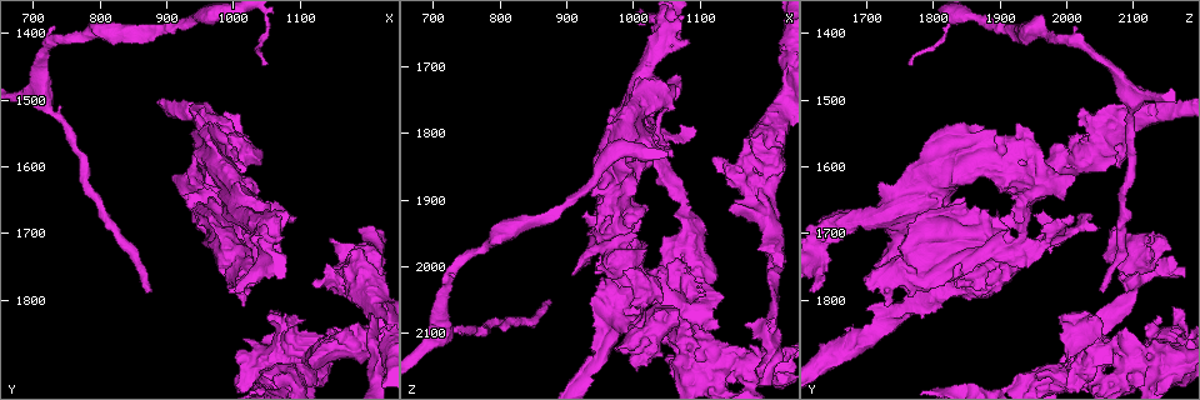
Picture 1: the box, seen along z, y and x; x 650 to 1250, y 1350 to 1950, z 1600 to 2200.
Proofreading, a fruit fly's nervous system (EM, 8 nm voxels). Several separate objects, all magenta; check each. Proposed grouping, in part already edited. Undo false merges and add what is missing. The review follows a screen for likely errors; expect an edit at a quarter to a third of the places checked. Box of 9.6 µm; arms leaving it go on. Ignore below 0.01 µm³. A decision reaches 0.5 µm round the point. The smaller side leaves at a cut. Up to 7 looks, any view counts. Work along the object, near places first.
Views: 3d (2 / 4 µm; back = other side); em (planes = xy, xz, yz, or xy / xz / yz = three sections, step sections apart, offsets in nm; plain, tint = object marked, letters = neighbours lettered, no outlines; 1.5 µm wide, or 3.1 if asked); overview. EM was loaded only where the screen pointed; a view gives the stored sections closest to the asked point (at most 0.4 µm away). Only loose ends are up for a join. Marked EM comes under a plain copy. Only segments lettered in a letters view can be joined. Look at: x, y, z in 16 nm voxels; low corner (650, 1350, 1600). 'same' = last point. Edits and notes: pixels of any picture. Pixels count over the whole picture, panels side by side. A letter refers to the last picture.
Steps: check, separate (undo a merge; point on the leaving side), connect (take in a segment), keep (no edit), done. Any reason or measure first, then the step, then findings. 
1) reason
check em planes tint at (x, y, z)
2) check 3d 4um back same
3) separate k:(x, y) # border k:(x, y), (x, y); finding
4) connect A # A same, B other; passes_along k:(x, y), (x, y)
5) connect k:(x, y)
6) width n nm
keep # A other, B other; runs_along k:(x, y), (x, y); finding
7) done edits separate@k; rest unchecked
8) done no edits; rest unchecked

stops while still wide
check em yz step 4 letters at (975, 1710, 2125)

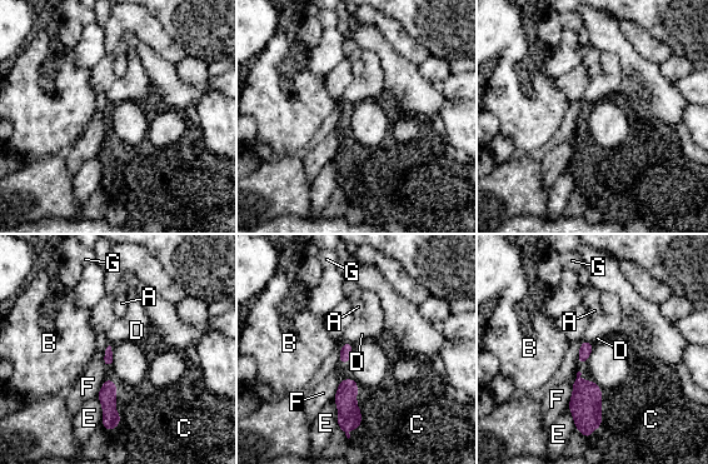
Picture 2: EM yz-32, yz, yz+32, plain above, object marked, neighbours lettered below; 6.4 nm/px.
check em planes letters same

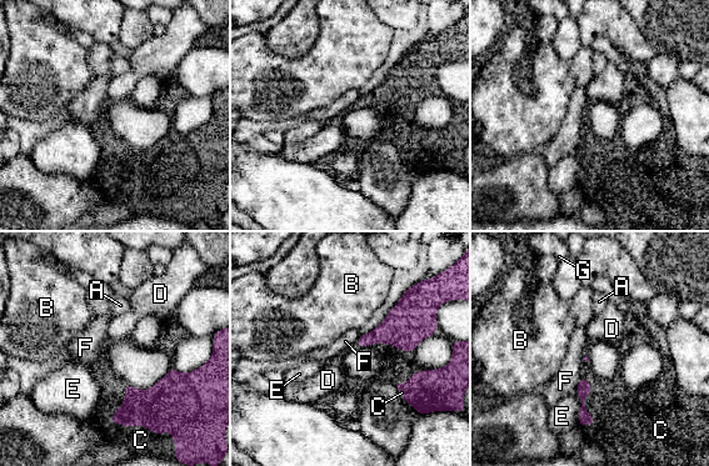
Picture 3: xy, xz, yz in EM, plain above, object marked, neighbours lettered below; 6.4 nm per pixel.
keep # A other, B other, C other, D other, E other, F other, G other; runs_along 3:(180, 376), (154, 400), (113, 420); no lettered segment goes on from it

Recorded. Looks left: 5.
sudden change in width
check em xy step 4 tint at (935, 1620, 1980)

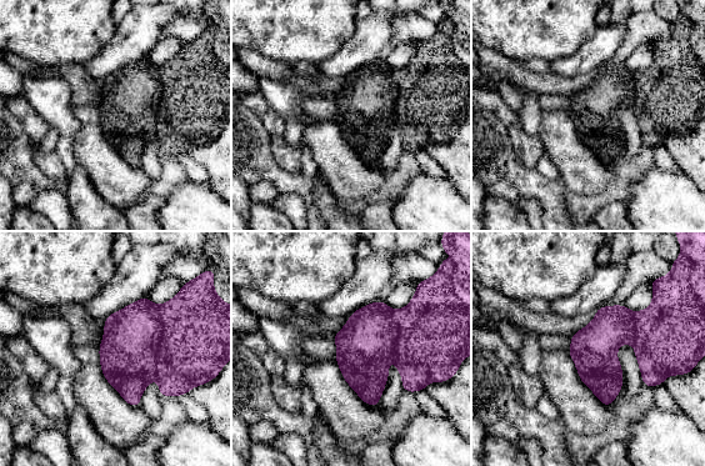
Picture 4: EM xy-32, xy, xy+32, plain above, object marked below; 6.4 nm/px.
check em planes letters same

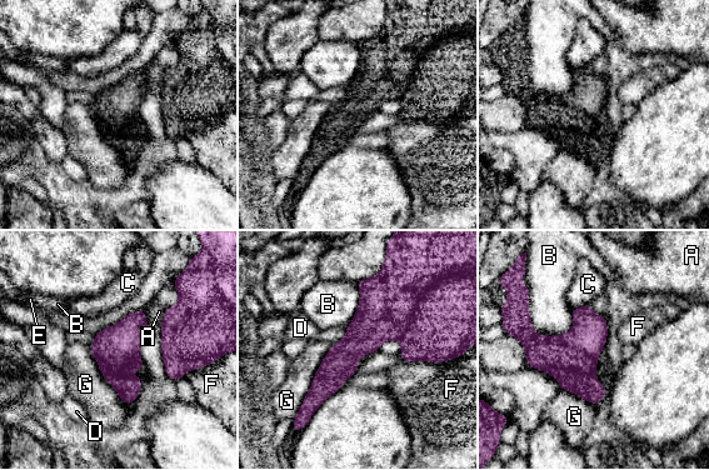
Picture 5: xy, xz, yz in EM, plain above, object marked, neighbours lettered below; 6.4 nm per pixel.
keep # A other, B other, C other, D other, E other, F other, G other; border 5:(528, 300), (538, 334), (573, 328); continuous, no second neuron

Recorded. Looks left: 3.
branch stops here
check 3d 2um back at (1120, 1780, 1835)

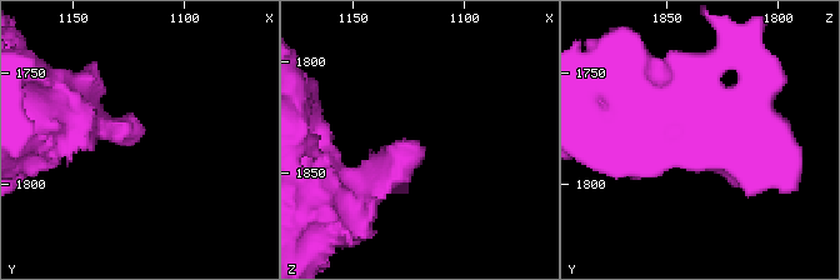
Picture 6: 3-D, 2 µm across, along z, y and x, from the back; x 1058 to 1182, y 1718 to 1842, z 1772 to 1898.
check em planes letters at (1120, 1776, 1836)

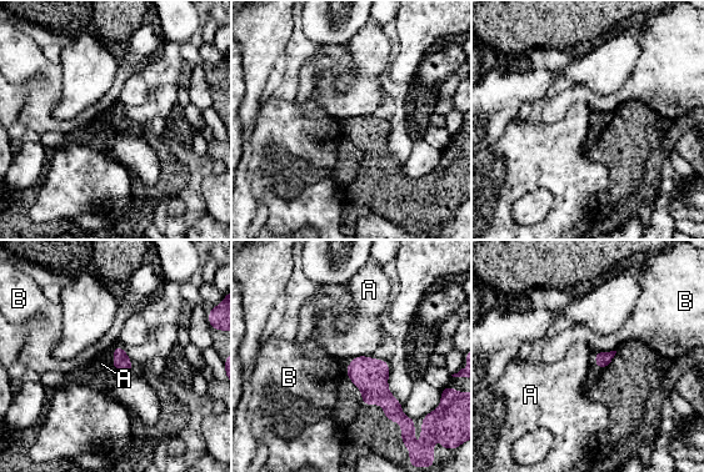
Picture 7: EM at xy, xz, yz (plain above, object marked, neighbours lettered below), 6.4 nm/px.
keep # A other, B other; border 7:(118, 342), (113, 358), (116, 370); no lettered segment goes on from it

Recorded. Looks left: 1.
done no edits; rest unchecked

